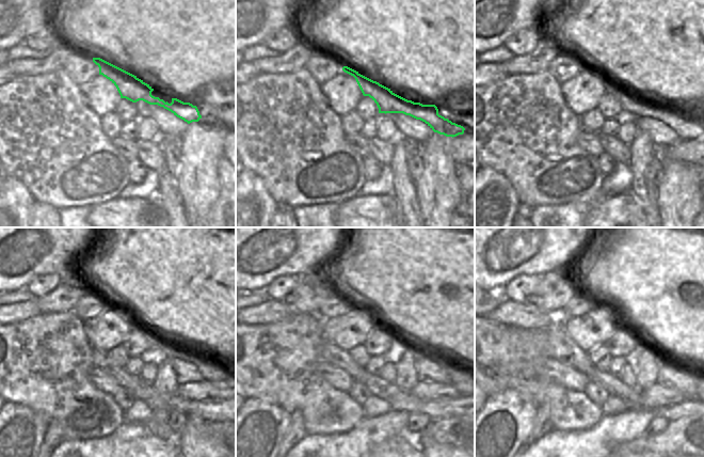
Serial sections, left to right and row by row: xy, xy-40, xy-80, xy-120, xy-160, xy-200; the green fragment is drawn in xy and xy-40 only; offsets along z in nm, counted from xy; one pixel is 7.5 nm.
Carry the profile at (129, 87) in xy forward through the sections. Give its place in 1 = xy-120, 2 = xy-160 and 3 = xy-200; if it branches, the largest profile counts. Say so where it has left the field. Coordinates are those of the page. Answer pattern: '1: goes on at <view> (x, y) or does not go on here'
1: goes on at xy-120 (212, 369)
2: goes on at xy-160 (452, 371)
3: goes on at xy-200 (689, 369)

